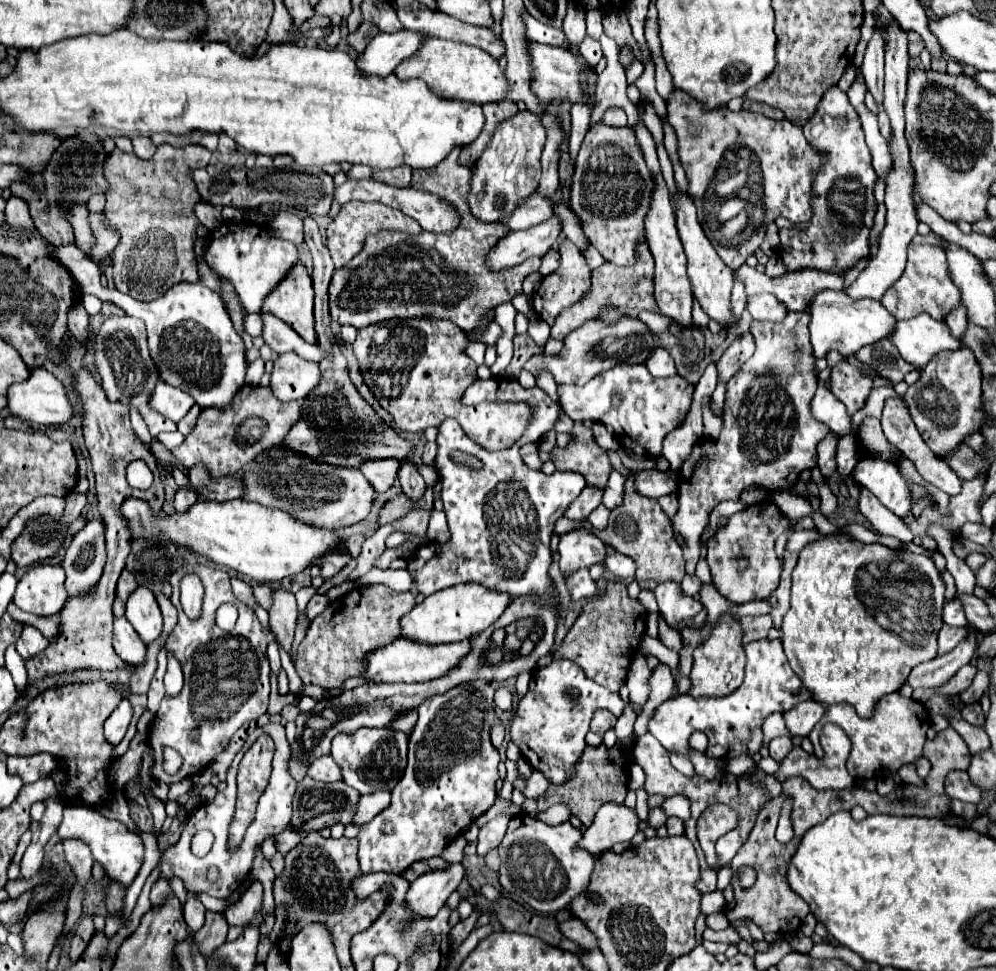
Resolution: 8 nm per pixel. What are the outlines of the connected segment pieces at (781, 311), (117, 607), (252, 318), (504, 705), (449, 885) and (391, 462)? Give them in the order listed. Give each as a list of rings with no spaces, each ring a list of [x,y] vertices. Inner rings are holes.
[[[756,295],[754,299],[748,299],[746,309],[756,321],[784,321],[788,309],[782,301],[778,301],[774,295]]]
[[[122,569],[120,573],[120,579],[118,579],[118,591],[116,591],[116,599],[114,599],[114,615],[120,617],[124,615],[124,607],[126,607],[126,599],[130,597],[130,593],[138,587],[136,583],[136,577],[128,571],[128,569]]]
[[[246,313],[242,325],[244,325],[244,331],[250,333],[252,337],[260,337],[262,335],[262,319],[260,319],[260,315]]]
[[[498,687],[498,689],[496,689],[494,703],[496,703],[500,709],[512,709],[512,693],[510,693],[506,687]]]
[[[452,863],[446,869],[434,869],[424,875],[420,875],[408,891],[408,903],[410,909],[418,915],[434,915],[442,903],[450,897],[450,893],[460,885],[464,877],[462,863]]]
[[[368,459],[360,463],[362,475],[372,483],[376,493],[384,493],[386,489],[392,487],[398,469],[400,469],[398,459]]]

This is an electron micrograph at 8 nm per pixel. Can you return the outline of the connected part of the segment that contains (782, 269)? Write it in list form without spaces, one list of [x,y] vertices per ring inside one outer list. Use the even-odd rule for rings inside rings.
[[[777,255],[771,256],[766,264],[765,273],[768,276],[781,276],[787,272],[786,267]],[[777,259],[777,260],[776,260]]]

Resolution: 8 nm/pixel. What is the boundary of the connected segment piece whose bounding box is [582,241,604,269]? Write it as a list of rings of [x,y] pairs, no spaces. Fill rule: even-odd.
[[[586,241],[586,249],[582,251],[582,255],[584,255],[584,259],[586,259],[586,263],[588,263],[588,267],[590,267],[590,269],[594,269],[596,265],[600,265],[600,263],[604,261],[604,257],[602,257],[602,255],[598,255],[596,247],[592,247],[592,243],[590,243],[590,241]]]

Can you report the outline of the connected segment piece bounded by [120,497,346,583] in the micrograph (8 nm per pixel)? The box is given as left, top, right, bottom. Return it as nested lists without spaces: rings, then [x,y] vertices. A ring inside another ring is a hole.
[[[126,497],[120,505],[120,511],[132,539],[166,539],[176,547],[184,547],[194,555],[208,557],[216,565],[234,569],[236,573],[242,573],[260,583],[292,577],[304,571],[310,563],[316,563],[330,549],[346,545],[344,539],[336,537],[336,531],[310,527],[292,519],[286,511],[242,499],[224,503],[196,501],[186,513],[166,515],[164,511],[154,513],[154,509],[144,499]]]

